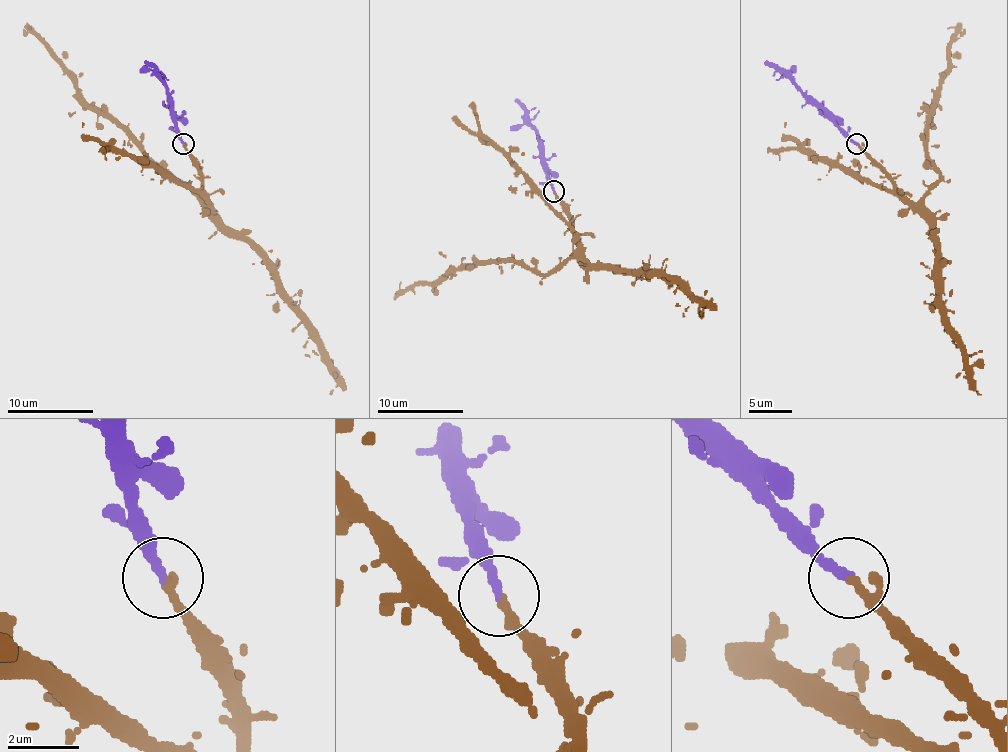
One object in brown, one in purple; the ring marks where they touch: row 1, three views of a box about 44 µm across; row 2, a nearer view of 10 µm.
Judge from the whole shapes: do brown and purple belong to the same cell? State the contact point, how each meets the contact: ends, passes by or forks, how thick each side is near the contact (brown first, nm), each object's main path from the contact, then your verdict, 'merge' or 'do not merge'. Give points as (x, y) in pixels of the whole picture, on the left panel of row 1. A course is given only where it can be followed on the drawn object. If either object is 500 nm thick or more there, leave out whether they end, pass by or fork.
place (183, 144); brown passes by; purple ends; calibres 190 and 280 nm; course brown (185, 144), (208, 200), (204, 202), (90, 106), (77, 89), (73, 76), (26, 22); course purple (182, 144), (167, 86), (146, 63); merge

